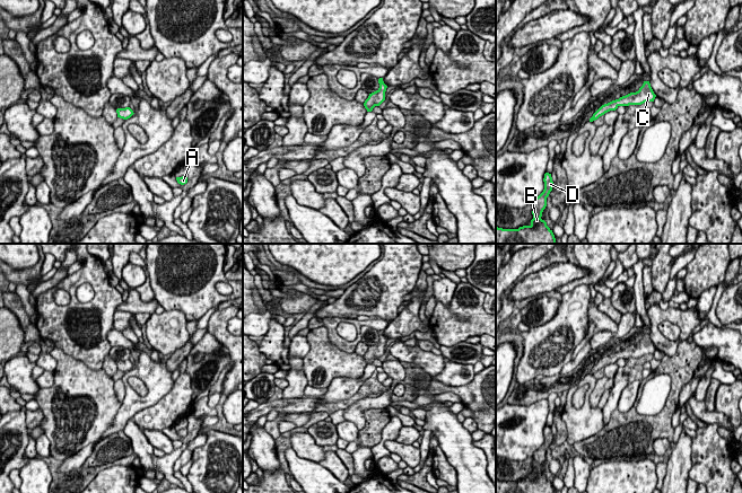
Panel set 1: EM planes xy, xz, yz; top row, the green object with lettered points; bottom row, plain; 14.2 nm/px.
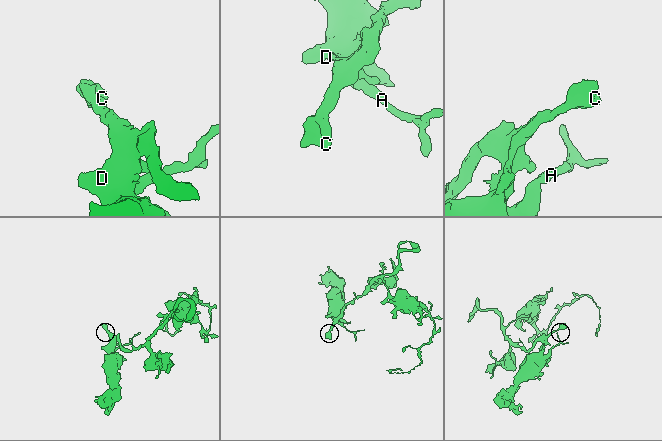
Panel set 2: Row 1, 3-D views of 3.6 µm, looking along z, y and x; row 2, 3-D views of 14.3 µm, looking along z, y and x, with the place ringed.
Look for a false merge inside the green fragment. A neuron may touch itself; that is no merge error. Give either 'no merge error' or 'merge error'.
no merge error

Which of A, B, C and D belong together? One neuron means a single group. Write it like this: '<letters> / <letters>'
A B C D

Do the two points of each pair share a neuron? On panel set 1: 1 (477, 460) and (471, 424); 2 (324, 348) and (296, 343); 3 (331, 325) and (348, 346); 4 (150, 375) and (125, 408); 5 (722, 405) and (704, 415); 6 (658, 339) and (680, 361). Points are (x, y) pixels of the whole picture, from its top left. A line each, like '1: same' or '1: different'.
1: different
2: different
3: same
4: same
5: different
6: different

